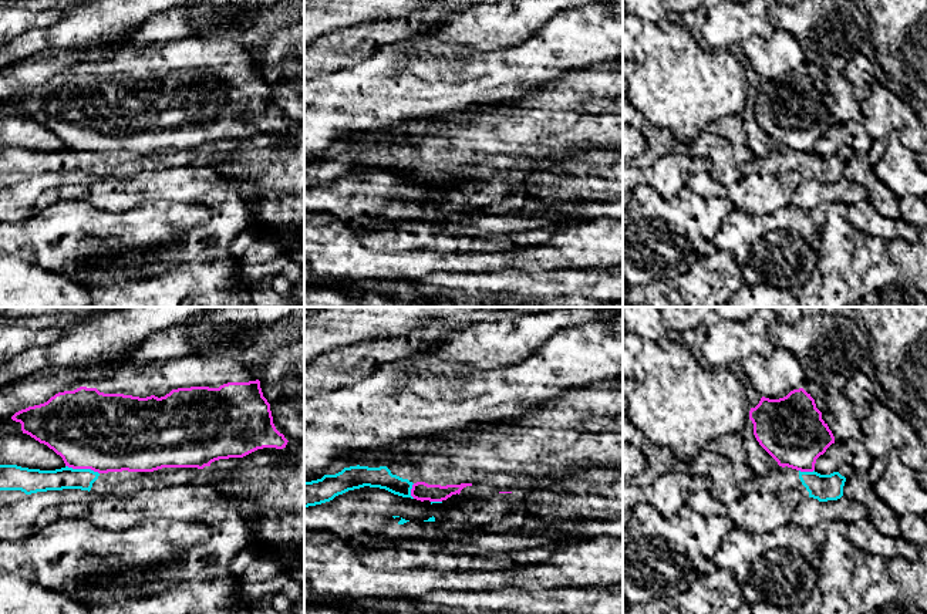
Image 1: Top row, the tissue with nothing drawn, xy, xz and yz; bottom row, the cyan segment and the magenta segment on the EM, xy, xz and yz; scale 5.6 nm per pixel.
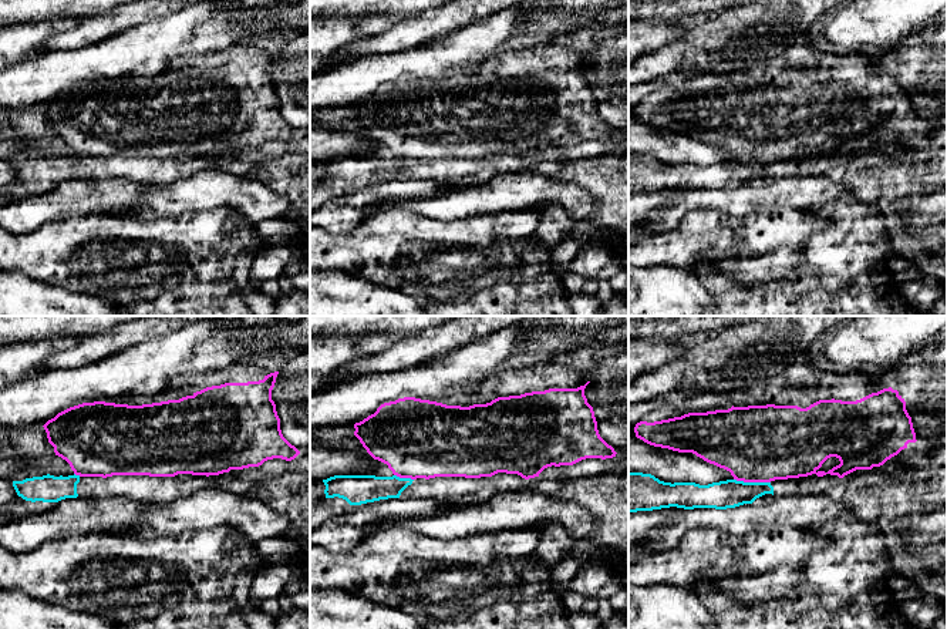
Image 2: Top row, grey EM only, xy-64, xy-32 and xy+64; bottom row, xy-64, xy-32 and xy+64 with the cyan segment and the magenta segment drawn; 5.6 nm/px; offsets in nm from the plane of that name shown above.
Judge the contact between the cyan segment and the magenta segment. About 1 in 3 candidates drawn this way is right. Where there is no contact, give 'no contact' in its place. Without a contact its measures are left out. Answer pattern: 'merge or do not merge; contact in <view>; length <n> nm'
do not merge; contact in xy; length 200 nm

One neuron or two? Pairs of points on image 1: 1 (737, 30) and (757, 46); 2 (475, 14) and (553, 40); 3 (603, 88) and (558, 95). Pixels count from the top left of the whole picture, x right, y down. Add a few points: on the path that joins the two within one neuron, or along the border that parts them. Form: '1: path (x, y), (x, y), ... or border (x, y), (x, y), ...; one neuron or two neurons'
1: border (775, 29), (765, 37), (751, 36), (740, 44); two neurons
2: border (556, 14), (535, 26), (522, 41), (499, 47); two neurons
3: path (592, 87), (569, 87); one neuron

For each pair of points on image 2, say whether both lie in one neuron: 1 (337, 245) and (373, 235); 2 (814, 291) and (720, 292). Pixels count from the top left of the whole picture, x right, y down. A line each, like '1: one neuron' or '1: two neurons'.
1: one neuron
2: one neuron

